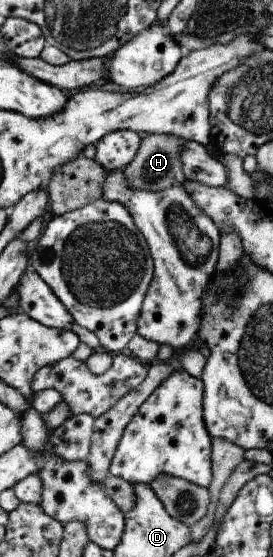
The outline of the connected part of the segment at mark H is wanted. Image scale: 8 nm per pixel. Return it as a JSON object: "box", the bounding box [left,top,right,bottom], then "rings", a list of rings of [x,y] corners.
{"box":[122,135,185,192],"rings":[[[173,135],[141,136],[141,142],[134,159],[122,170],[127,186],[136,191],[161,192],[169,187],[182,186],[185,182],[182,175],[179,153],[182,139]]]}

